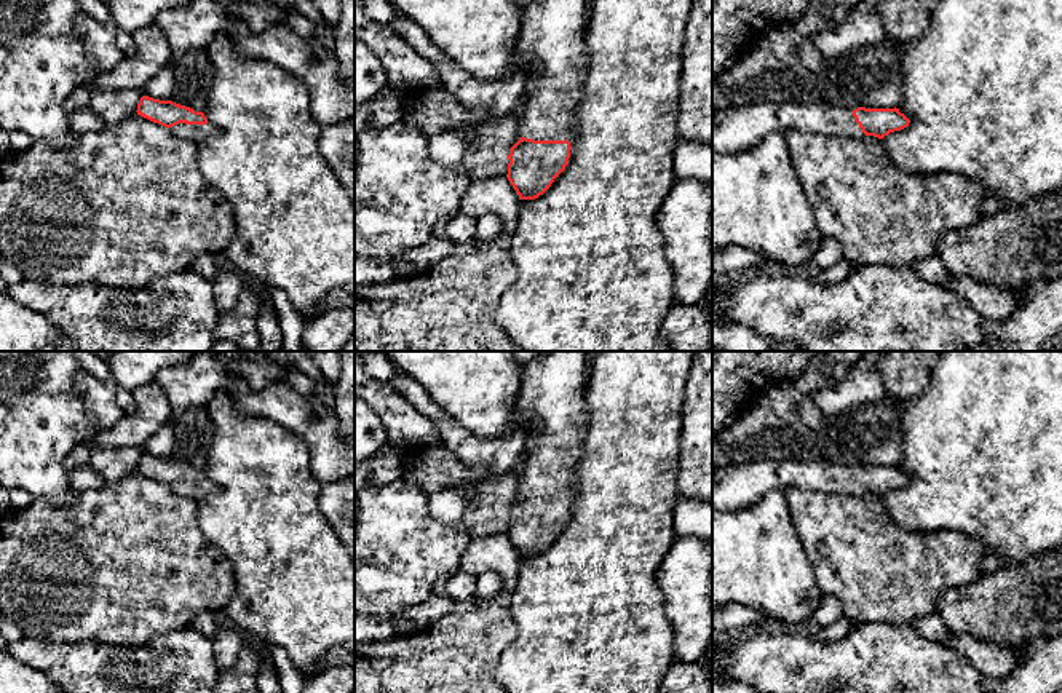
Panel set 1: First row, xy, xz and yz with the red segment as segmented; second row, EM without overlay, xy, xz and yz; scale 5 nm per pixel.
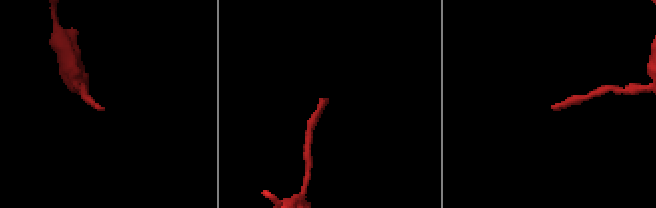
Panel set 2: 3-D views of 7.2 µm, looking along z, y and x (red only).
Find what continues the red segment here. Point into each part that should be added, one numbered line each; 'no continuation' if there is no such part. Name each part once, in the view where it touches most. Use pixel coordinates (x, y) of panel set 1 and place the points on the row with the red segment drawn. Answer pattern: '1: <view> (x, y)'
1: xz (553, 34)

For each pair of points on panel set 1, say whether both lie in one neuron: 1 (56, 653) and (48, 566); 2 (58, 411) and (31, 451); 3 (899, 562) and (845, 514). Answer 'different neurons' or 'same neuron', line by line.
1: different neurons
2: same neuron
3: same neuron

